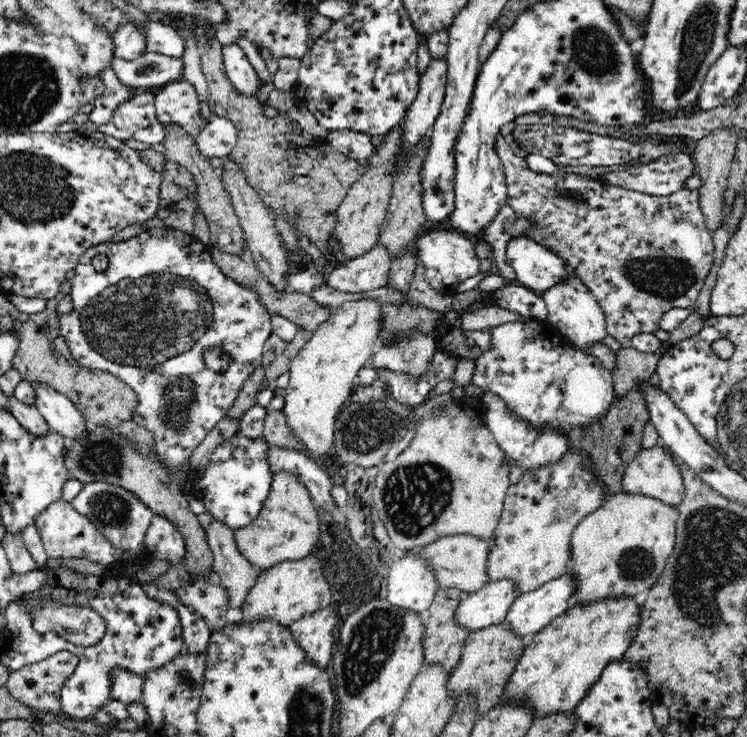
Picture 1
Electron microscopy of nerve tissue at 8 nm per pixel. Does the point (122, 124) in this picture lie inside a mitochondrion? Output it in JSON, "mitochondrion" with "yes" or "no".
{"mitochondrion":"no"}

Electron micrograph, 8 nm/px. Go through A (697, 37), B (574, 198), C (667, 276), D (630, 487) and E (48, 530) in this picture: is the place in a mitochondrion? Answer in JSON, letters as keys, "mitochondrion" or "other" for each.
{"A":"mitochondrion","B":"mitochondrion","C":"mitochondrion","D":"other","E":"other"}

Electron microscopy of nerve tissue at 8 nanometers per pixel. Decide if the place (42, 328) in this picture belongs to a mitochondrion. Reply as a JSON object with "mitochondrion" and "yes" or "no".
{"mitochondrion":"no"}

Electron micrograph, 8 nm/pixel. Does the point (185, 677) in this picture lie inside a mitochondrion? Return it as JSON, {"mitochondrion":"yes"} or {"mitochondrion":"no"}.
{"mitochondrion":"yes"}

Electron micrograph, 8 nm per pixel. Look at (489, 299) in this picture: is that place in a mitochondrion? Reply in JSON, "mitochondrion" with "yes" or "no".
{"mitochondrion":"no"}

